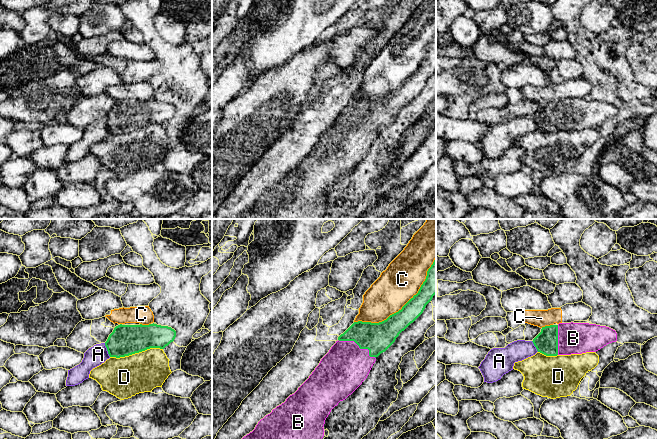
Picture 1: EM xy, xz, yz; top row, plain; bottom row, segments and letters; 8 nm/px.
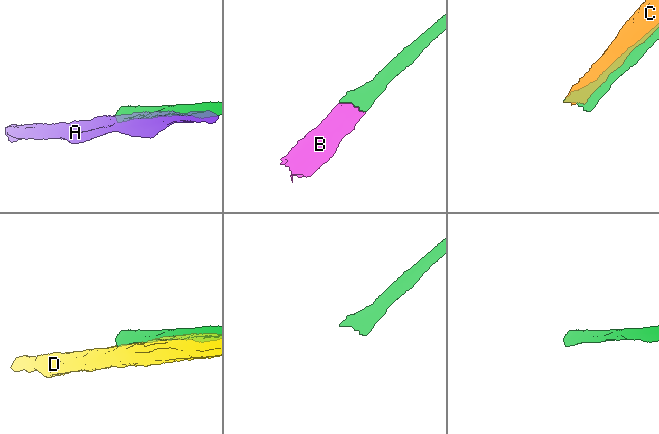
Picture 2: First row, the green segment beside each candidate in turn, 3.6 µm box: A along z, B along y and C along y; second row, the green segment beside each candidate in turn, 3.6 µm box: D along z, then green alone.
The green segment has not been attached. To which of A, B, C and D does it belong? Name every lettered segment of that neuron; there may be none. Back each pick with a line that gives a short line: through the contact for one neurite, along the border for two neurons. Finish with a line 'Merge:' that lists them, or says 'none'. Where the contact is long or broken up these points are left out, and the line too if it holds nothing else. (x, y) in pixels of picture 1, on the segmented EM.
Merge: B

